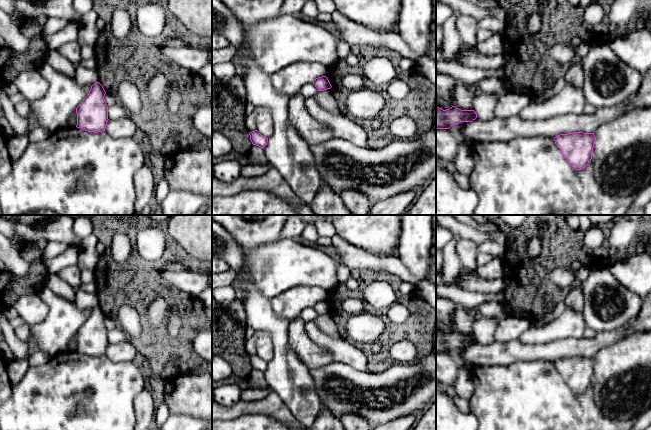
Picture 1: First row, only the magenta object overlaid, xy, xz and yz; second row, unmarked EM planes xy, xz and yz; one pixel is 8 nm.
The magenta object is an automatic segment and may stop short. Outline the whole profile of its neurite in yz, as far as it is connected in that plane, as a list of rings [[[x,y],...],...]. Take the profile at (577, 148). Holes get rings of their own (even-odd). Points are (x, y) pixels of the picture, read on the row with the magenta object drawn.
[[[594,133],[560,134],[553,139],[564,158],[575,170],[584,169],[591,161],[596,141]]]

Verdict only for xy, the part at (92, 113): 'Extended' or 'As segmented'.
As segmented

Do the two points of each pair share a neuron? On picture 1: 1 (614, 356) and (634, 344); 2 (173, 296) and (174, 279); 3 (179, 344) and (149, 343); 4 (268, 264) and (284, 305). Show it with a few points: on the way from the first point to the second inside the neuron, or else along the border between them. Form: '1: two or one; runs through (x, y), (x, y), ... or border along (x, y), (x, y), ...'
1: one; runs through (619, 356), (622, 356), (629, 349)
2: two; border along (167, 293), (171, 291), (185, 292), (193, 300)
3: one; runs through (172, 344), (156, 344)
4: two; border along (302, 285), (291, 287), (270, 299)

